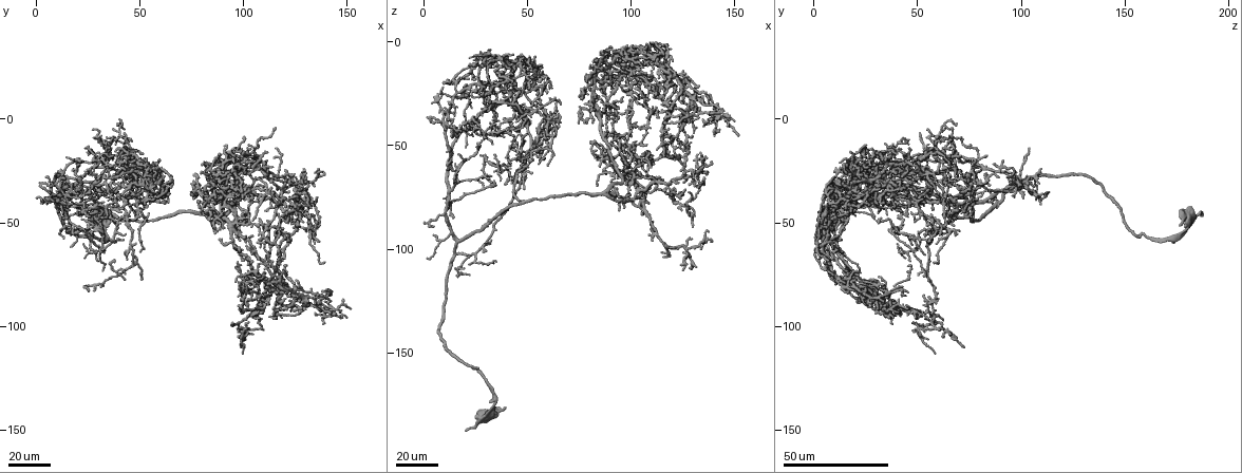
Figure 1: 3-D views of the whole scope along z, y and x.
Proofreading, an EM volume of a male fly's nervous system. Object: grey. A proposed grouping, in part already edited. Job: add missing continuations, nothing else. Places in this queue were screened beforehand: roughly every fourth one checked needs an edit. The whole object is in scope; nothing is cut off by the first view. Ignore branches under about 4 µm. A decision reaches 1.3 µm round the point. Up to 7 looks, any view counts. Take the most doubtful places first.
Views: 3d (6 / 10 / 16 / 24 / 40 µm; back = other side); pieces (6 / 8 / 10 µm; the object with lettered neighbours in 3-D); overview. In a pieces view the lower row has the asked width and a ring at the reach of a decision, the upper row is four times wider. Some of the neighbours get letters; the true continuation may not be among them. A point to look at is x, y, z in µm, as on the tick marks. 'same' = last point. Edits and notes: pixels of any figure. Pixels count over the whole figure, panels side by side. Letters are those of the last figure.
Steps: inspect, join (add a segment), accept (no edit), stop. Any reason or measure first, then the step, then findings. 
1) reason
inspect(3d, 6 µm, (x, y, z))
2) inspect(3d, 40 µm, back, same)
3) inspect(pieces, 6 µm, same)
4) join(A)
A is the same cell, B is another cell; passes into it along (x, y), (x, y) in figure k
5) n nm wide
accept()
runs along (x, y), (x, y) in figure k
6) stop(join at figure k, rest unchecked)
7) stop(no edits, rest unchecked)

branch stops here
inspect(3d, 40 µm, (106, 97, 51))

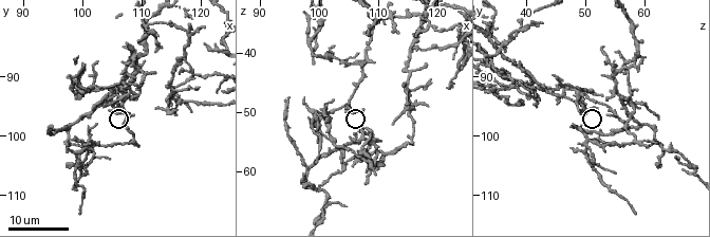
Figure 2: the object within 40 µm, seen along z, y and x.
inspect(pieces, 6 µm, (107.5, 96.0, 49.5))

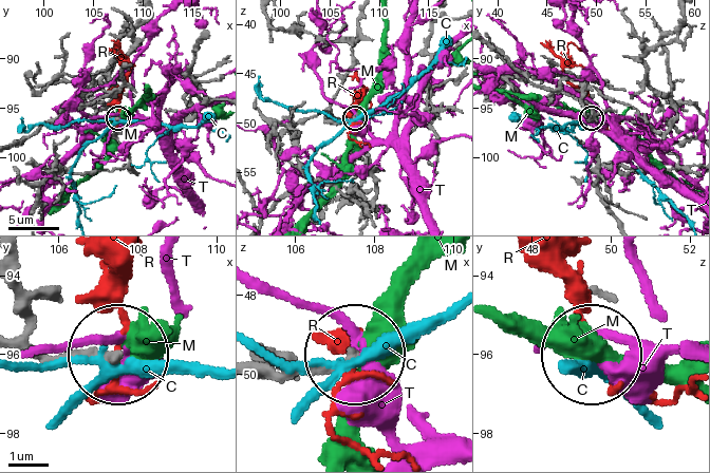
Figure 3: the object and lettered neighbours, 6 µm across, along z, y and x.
210 nm wide
accept()
C, M, R and T are other cells; no lettered segment goes on from it

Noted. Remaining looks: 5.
branch stops here
inspect(3d, 40 µm, (63, 40, 34))

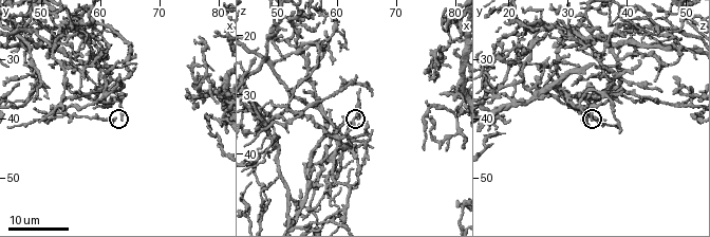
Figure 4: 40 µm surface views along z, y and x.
inspect(pieces, 6 µm, (63.5, 40.5, 34.0))

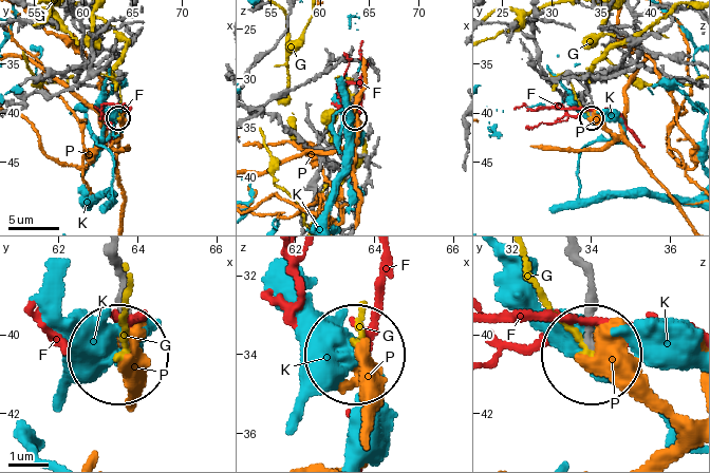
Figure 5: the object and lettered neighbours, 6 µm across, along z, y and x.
accept()
F, G, K and P are other cells; runs along (112, 257), (123, 344) in figure 5; no lettered segment goes on from it

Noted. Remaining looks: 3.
branch stops here
inspect(3d, 40 µm, (30, 39, 21))

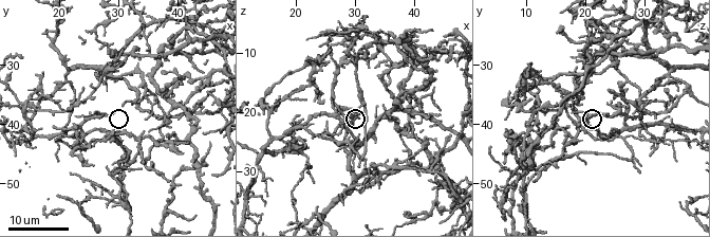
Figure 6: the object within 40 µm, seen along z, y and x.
inspect(3d, 6 µm, (29.0, 38.0, 22.0))

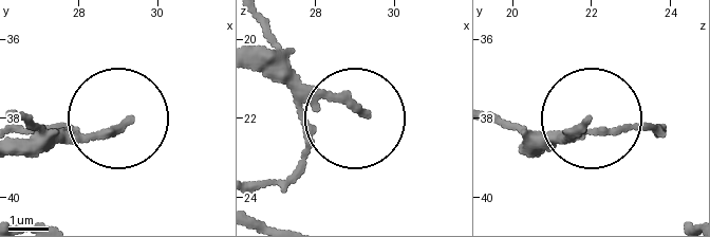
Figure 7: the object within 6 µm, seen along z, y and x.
inspect(pieces, 6 µm, (29.15, 38.15, 21.75))

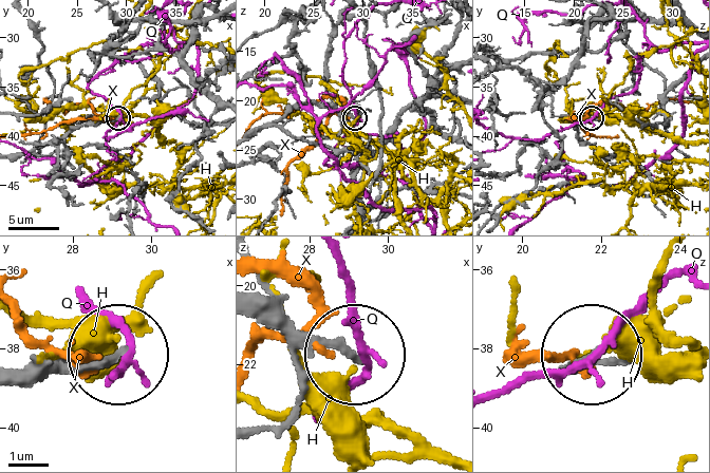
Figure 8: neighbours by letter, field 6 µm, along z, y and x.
200 nm wide
accept()
H, Q and X are other cells; runs along (23, 379), (111, 362) in figure 8; none of them fits

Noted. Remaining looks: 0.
stop(no edits, rest unchecked)

